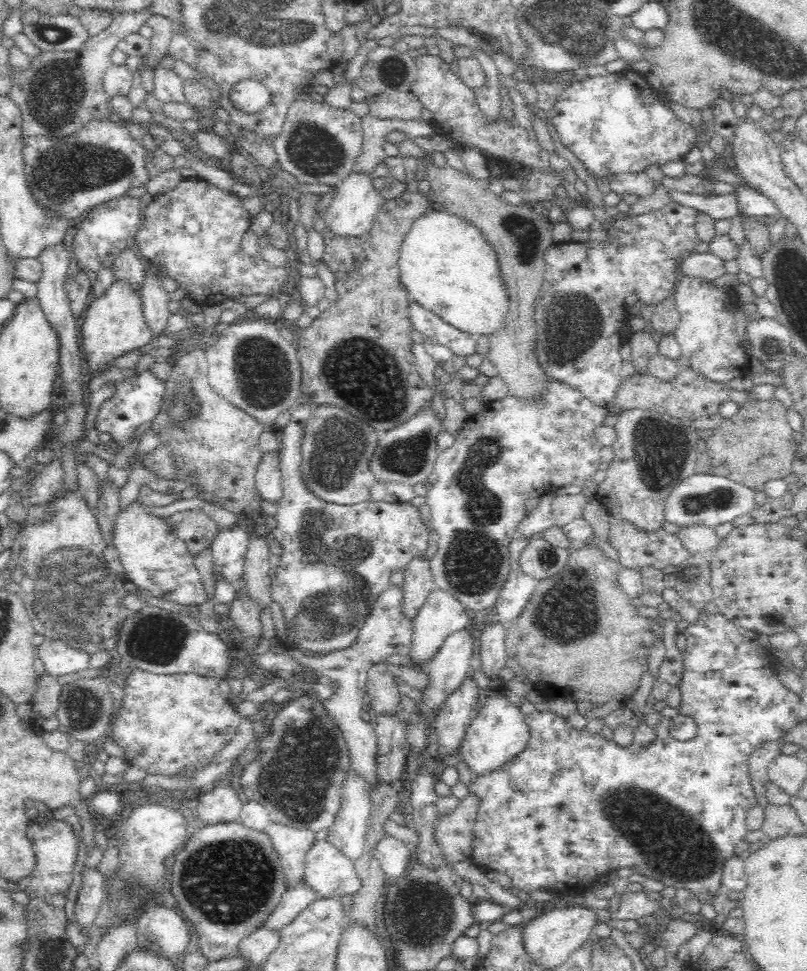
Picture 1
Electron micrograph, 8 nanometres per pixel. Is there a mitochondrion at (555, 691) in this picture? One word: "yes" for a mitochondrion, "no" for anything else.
no

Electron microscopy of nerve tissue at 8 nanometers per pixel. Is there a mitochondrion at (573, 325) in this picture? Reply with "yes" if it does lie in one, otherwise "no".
yes

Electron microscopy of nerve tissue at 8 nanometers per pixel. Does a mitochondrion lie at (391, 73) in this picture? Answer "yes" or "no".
yes

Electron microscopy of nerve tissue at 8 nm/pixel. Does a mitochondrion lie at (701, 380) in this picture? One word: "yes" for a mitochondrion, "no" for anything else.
no

